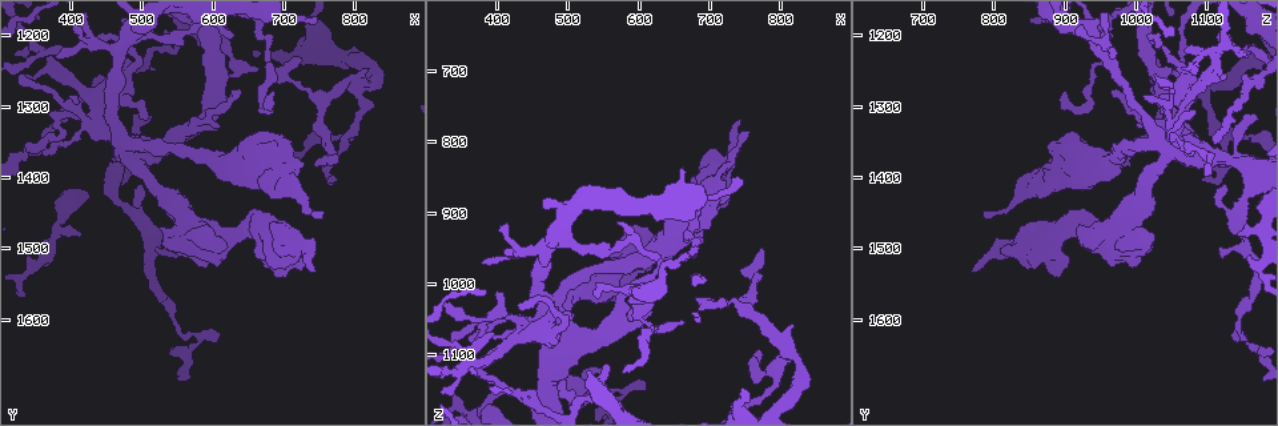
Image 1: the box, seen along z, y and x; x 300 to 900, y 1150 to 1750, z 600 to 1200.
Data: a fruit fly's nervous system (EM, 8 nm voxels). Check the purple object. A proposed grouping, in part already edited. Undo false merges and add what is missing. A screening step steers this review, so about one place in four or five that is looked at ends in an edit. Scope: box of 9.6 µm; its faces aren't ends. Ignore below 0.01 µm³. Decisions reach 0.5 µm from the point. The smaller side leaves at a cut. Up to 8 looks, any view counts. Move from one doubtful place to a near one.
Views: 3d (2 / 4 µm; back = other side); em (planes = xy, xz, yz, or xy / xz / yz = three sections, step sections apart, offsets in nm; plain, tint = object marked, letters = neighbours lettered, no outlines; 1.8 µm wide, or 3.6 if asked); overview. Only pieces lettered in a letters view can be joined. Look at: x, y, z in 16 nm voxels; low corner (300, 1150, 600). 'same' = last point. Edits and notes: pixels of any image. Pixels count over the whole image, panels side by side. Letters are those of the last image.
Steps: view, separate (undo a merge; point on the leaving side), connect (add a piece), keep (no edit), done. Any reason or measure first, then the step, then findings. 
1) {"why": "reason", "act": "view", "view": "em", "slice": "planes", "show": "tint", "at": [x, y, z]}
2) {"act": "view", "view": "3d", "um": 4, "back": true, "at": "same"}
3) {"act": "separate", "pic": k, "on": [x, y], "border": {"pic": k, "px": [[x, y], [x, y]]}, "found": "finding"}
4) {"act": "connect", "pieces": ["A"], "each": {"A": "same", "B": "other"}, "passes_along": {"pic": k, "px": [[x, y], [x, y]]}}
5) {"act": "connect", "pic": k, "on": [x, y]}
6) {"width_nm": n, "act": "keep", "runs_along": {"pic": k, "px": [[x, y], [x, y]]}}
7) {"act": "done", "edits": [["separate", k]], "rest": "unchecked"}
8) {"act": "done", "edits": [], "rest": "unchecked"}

{"why": "free end", "act": "view", "view": "3d", "um": 2, "at": [415, 1480, 1145]}

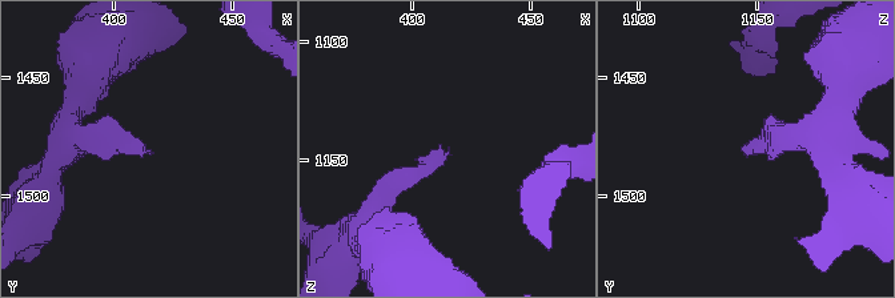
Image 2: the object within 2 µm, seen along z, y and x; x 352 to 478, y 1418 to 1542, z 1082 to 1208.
{"act": "view", "view": "em", "slice": "yz", "step": 8, "show": "letters", "at": [416, 1481, 1148]}

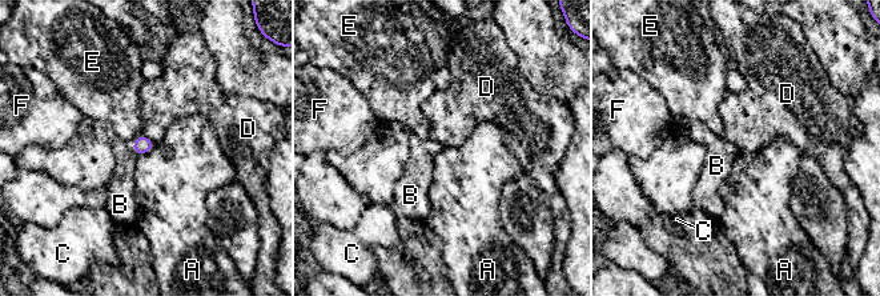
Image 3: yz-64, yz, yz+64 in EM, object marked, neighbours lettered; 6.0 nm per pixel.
{"act": "view", "view": "em", "slice": "xz", "step": 4, "show": "letters", "at": "same"}

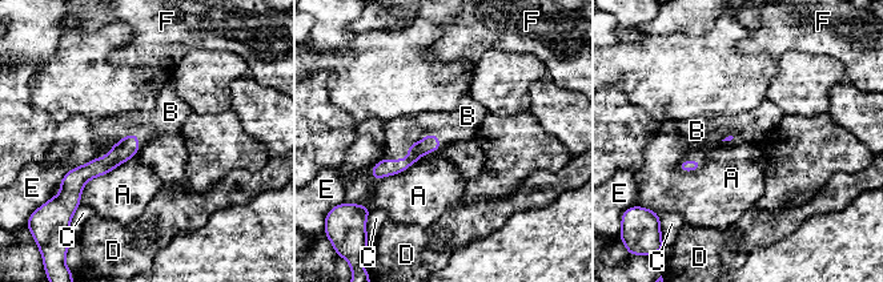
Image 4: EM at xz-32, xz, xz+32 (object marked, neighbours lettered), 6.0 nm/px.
{"act": "connect", "pieces": ["B"], "each": {"A": "other", "B": "same", "C": "other", "D": "other", "E": "other", "F": "other"}, "passes_along": {"pic": 4, "px": [[429, 144], [418, 141], [412, 129]]}, "found": "the neuron continues"}

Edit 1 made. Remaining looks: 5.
{"why": "thin end", "act": "view", "view": "3d", "um": 2, "at": [500, 1410, 1125]}

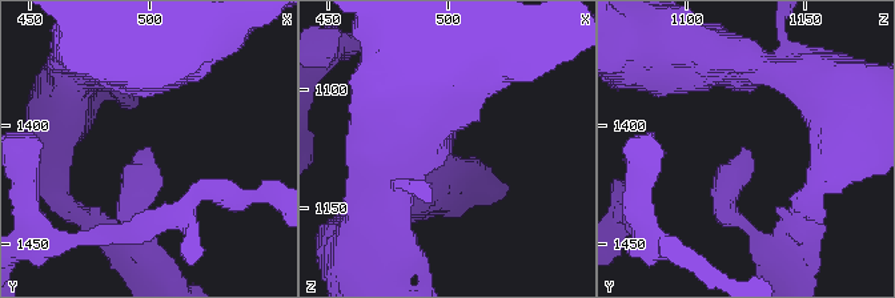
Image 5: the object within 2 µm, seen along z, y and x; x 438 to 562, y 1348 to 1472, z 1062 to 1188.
{"act": "view", "view": "em", "slice": "xy", "step": 8, "show": "tint", "at": [499, 1409, 1123]}

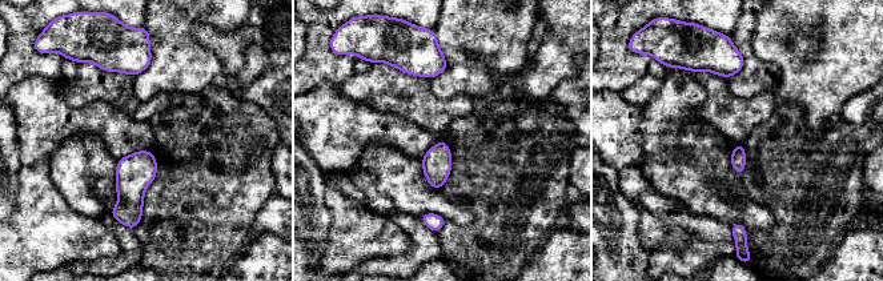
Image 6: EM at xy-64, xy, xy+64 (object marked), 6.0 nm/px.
{"why": "cut it another way", "act": "view", "view": "em", "slice": "planes", "show": "letters", "at": "same"}

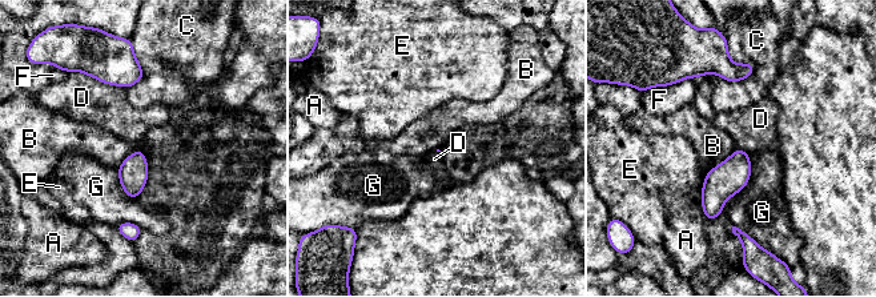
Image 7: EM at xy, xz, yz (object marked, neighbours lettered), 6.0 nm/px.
{"act": "keep", "each": {"A": "other", "B": "other", "C": "other", "D": "other", "E": "other", "F": "other", "G": "other"}, "border": {"pic": 7, "px": [[736, 147], [706, 175]]}, "found": "no lettered piece goes on from it"}

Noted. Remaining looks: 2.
{"why": "thin end", "act": "view", "view": "em", "slice": "planes", "show": "plain", "at": [605, 1620, 1135]}

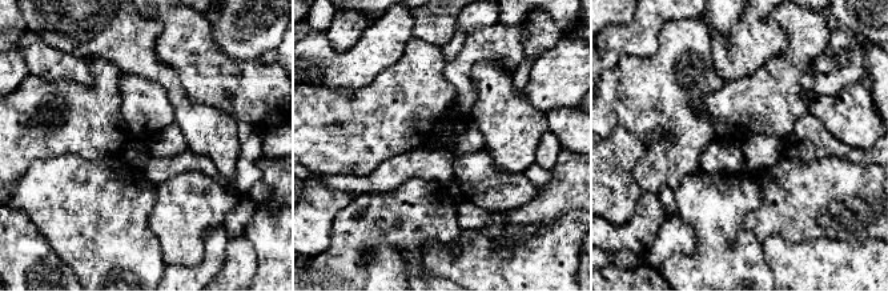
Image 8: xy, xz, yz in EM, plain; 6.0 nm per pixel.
{"act": "view", "view": "em", "slice": "planes", "show": "letters", "at": "same"}

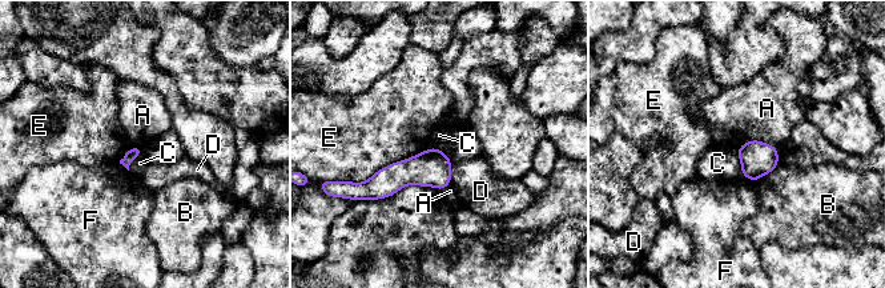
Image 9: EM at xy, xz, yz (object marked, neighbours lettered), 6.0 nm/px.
{"act": "keep", "each": {"A": "other", "B": "other", "C": "other", "D": "other", "E": "other", "F": "other"}, "border": {"pic": 9, "px": [[736, 148], [741, 172]]}, "found": "none of them fits"}

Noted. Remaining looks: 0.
{"act": "done", "edits": [["connect", 4]], "rest": "unchecked"}

